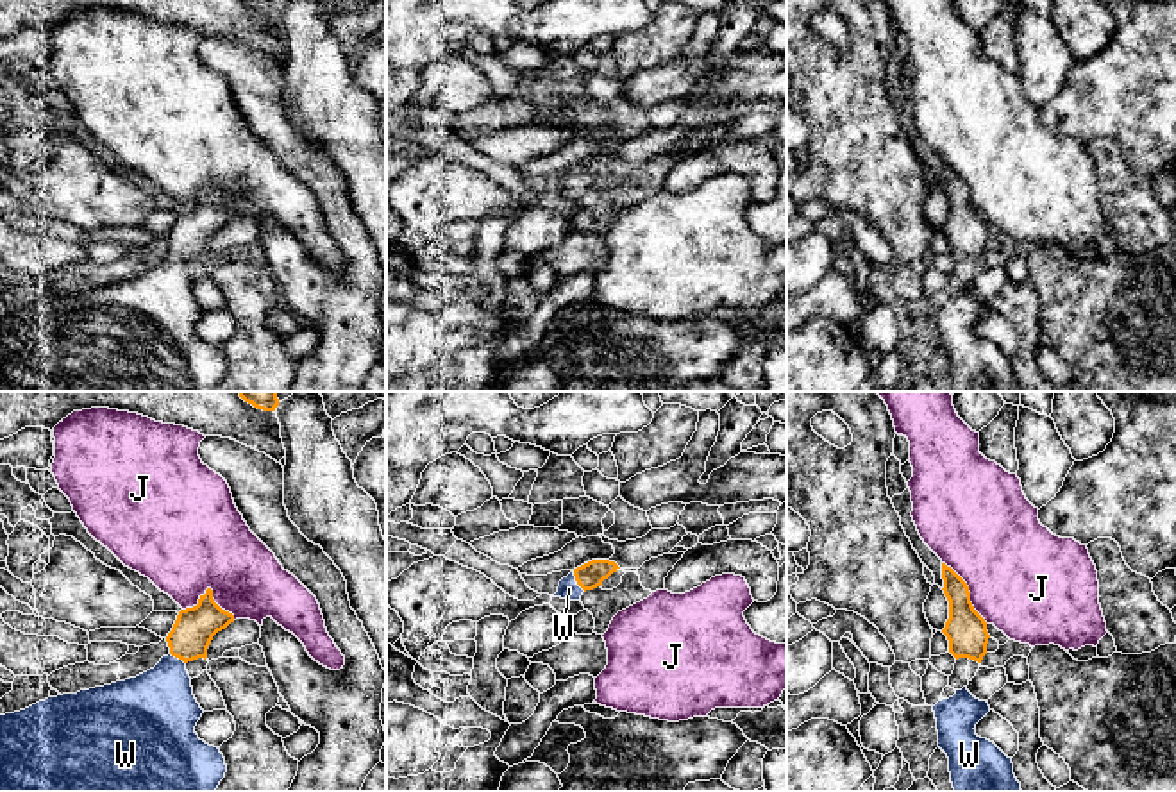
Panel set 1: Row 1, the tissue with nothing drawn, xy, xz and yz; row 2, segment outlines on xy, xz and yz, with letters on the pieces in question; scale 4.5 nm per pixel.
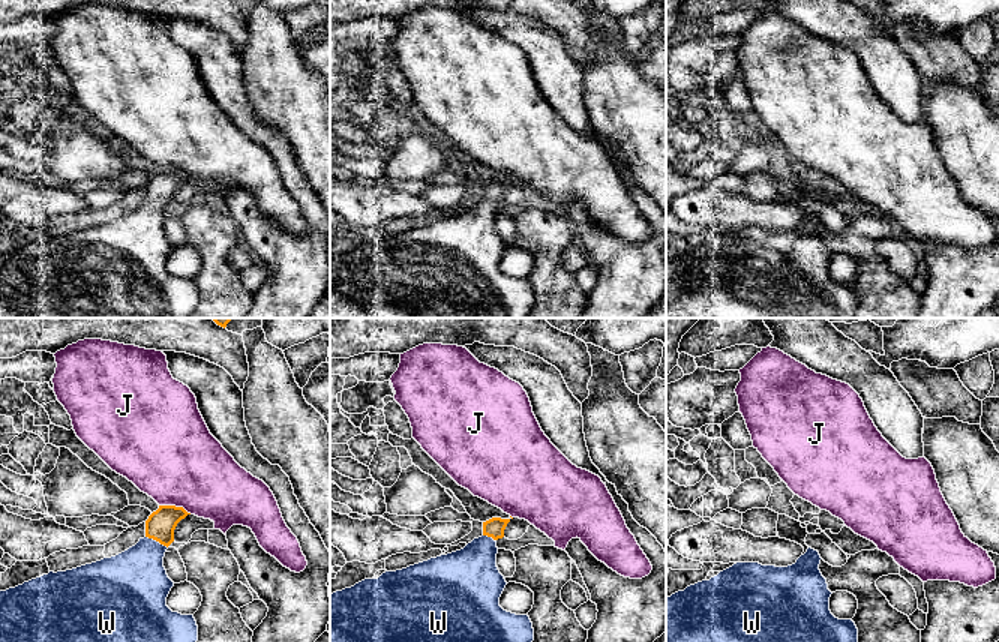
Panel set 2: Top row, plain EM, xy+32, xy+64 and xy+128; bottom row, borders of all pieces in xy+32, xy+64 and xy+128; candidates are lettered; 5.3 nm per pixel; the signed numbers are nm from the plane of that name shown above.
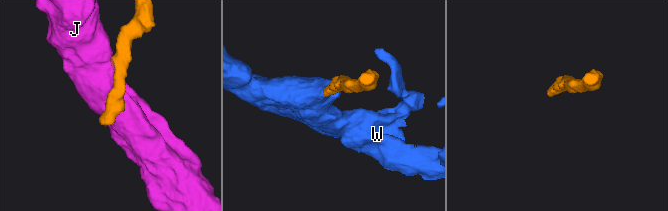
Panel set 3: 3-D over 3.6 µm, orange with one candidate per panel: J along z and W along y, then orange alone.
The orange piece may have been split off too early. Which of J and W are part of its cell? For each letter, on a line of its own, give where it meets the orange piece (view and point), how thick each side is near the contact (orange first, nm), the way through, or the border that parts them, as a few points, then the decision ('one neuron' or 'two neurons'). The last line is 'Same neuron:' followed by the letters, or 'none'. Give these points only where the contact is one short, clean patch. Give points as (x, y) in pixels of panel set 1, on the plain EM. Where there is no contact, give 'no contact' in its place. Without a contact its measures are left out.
J: meets orange in xy at (211, 190); 190 nm thick on the orange side, 480 nm on the other; two neurons
W: meets orange in xz at (578, 181); 120 nm thick on the orange side, 90 nm on the other; runs through xz (588, 176), (578, 181), (569, 188); one neuron
Same neuron: W

